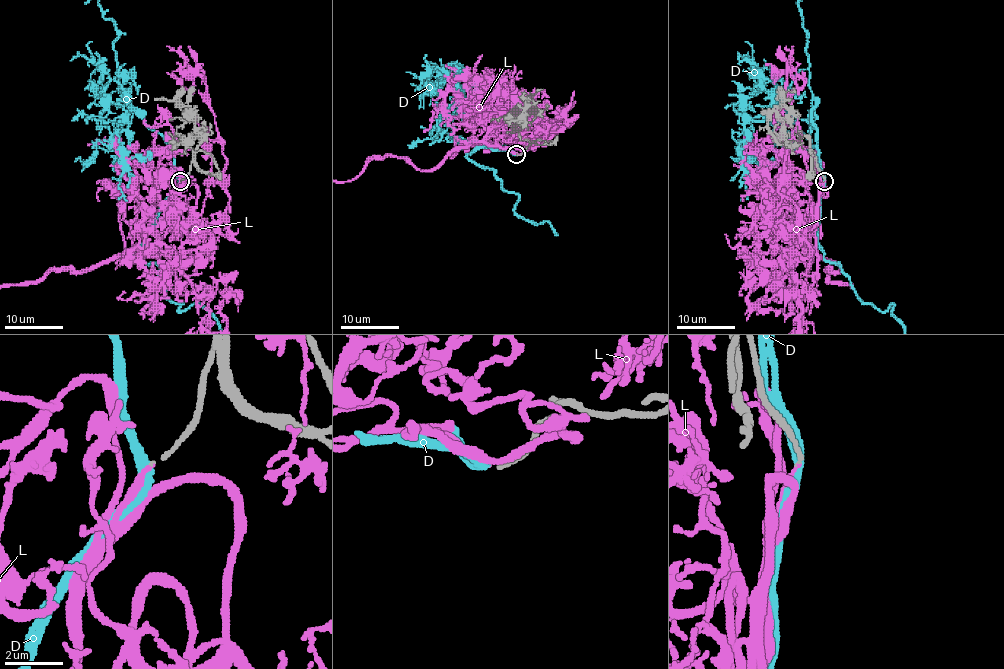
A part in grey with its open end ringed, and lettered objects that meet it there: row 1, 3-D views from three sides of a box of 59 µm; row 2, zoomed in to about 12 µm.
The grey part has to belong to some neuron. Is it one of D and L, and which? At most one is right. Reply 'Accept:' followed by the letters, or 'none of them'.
Accept: L

